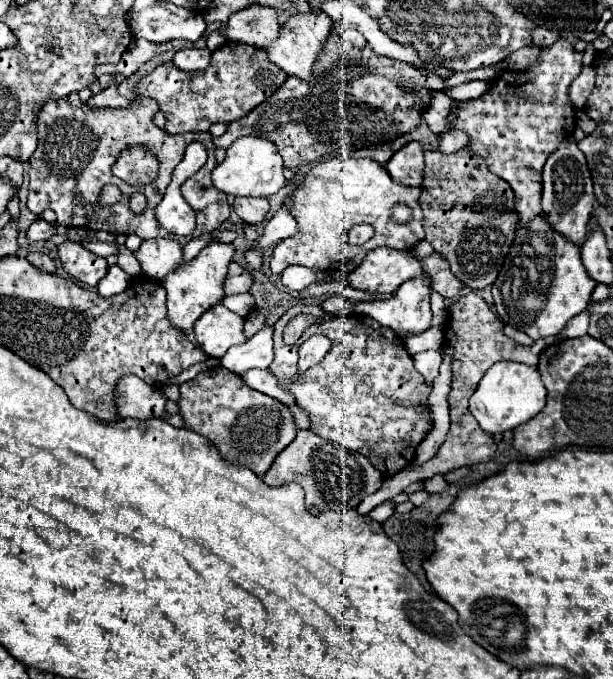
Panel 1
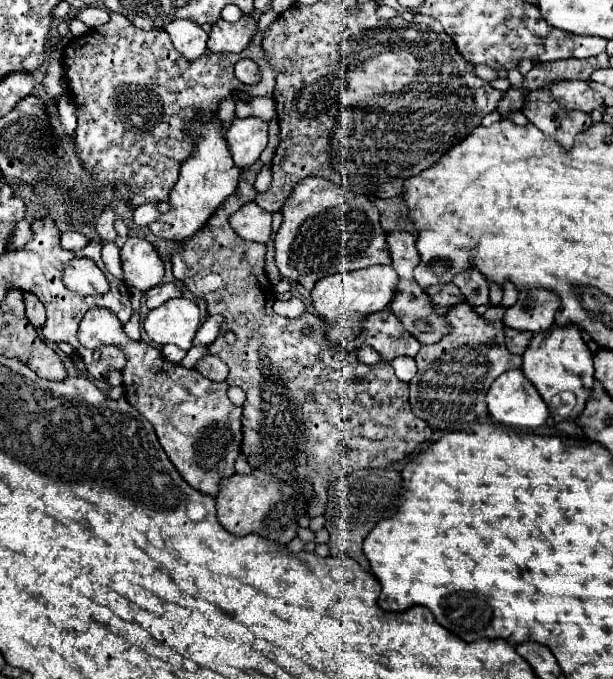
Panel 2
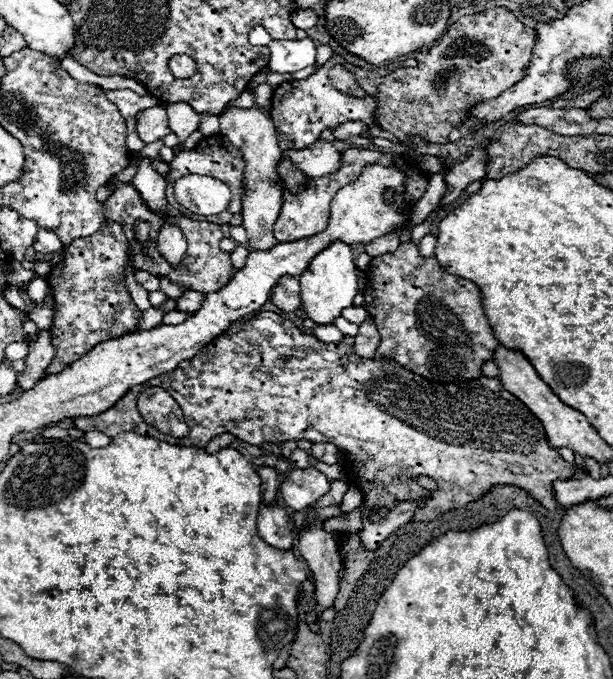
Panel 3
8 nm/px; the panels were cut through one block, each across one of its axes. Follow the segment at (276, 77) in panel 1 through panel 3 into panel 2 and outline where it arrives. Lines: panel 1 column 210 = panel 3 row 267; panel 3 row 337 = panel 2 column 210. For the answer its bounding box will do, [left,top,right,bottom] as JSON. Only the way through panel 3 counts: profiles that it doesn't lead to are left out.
[64,10,278,208]

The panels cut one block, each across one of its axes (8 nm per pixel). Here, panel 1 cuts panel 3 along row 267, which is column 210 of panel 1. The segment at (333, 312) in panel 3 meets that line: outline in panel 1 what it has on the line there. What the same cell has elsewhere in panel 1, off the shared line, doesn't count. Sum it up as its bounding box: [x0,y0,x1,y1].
[194,304,246,358]

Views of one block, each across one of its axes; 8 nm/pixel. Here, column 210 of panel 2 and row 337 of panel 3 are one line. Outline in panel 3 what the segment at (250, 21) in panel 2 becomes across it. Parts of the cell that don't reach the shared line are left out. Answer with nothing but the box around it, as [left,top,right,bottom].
[18,330,56,390]

